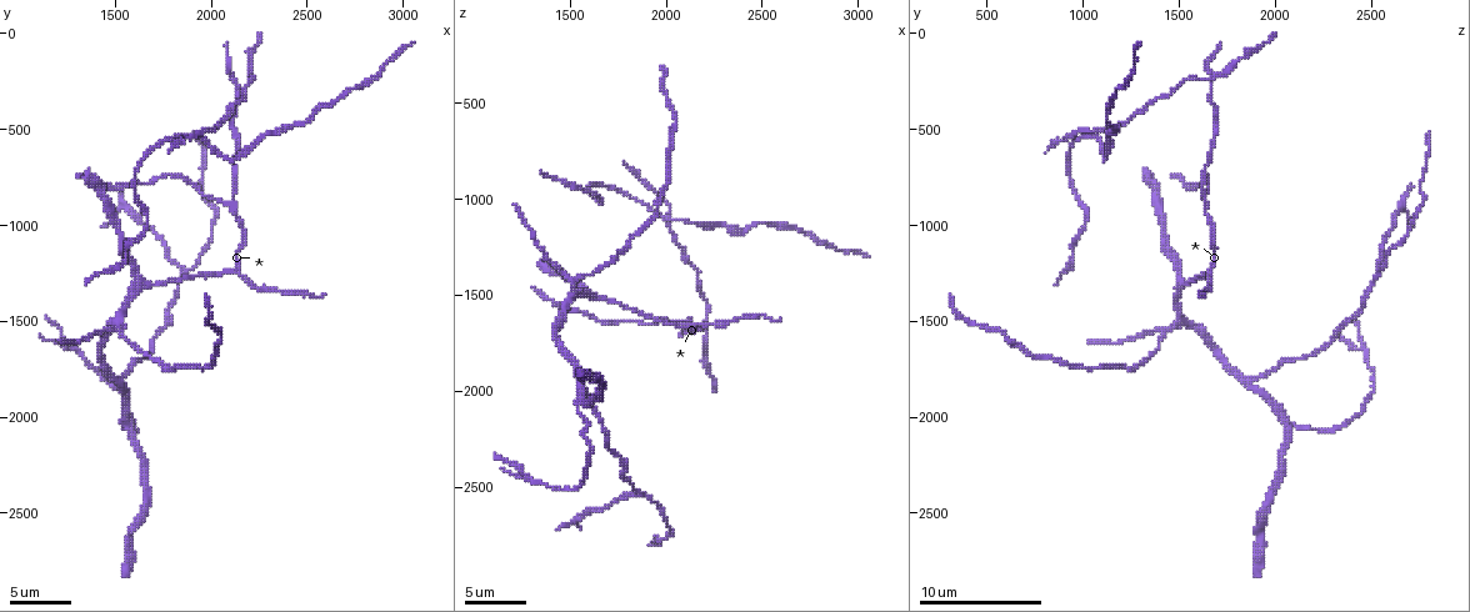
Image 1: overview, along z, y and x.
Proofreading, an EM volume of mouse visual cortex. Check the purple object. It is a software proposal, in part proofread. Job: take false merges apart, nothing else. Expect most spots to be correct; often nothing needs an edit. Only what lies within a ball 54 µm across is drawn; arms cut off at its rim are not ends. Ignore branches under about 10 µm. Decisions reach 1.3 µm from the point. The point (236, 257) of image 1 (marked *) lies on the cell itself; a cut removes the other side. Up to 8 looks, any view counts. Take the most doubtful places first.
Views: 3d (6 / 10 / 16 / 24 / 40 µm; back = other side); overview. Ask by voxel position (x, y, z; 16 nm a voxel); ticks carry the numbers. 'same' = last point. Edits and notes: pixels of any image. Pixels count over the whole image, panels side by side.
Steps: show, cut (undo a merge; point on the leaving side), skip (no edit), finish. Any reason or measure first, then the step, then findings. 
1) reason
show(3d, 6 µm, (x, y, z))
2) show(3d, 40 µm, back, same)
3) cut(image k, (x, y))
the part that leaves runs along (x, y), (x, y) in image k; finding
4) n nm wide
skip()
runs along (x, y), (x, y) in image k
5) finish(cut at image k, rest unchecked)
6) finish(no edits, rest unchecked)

three arms meet
show(3d, 6 µm, (1530, 2040, 2070))

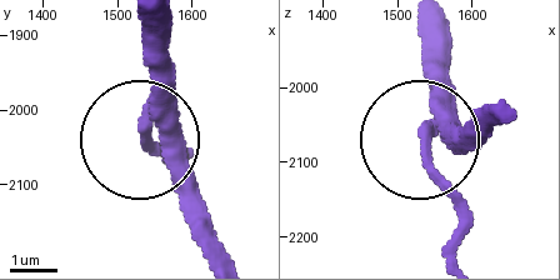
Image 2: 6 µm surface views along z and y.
show(3d, 6 µm, back, (1545, 2040, 2080))

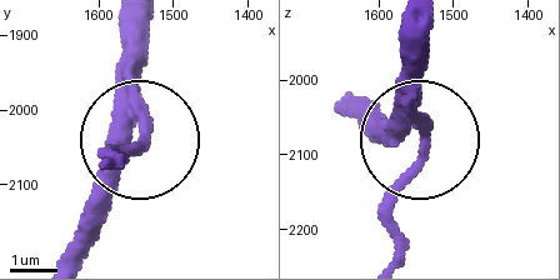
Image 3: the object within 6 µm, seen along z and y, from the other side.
320 nm wide
skip()
runs along (431, 23), (424, 139), (344, 119) in image 3; one cell here

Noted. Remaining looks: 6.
branch point
show(3d, 6 µm, (1540, 1830, 1870))

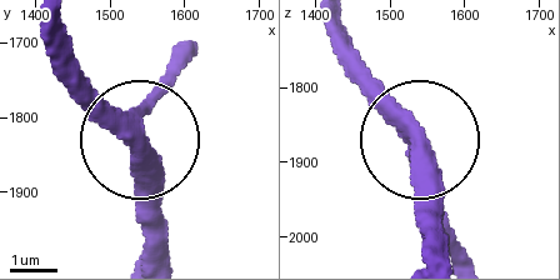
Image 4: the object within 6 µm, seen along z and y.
skip()
runs along (56, 28), (68, 64), (135, 135), (151, 250) in image 4; continuous, no second cell

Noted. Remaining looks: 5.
three-way junction
show(3d, 16 µm, (1500, 1540, 1480))

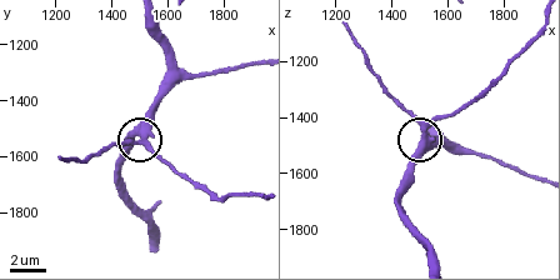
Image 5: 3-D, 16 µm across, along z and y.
380 nm wide
skip()
all the same cell

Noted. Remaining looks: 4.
show(3d, 16 µm, (2110, 880, 1640))

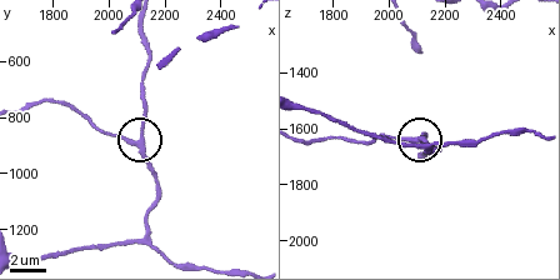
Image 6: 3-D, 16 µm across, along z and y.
side arm 15 µm
skip()
runs along (145, 219), (155, 194), (155, 171), (144, 144), (98, 130) in image 6; one cell here

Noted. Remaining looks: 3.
finish(no edits, rest unchecked)

